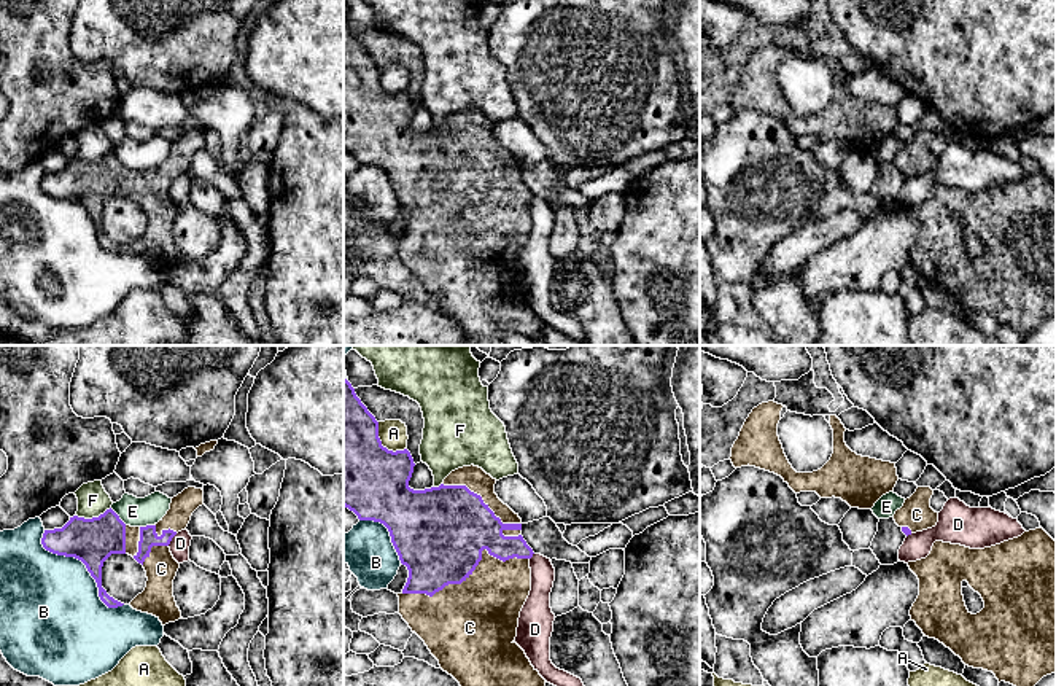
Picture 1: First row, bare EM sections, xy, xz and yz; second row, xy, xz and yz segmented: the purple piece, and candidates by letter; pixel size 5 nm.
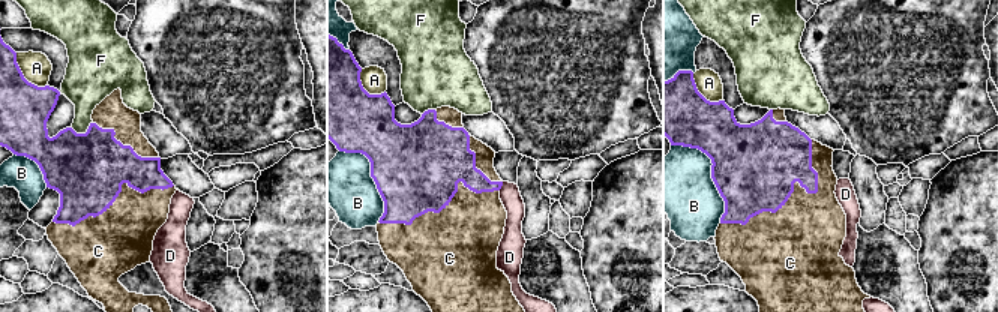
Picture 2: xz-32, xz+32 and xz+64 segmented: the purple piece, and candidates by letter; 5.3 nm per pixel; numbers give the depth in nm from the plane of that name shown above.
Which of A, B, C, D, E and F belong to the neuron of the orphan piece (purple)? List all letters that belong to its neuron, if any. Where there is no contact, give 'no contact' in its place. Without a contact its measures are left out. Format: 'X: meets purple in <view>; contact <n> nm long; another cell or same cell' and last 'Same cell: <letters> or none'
A: meets purple in xz; contact 200 nm long; another cell
B: meets purple in xy; contact 550 nm long; another cell
C: meets purple in xz; contact 650 nm long; same cell
D: meets purple in xy; contact 80 nm long; another cell
E: meets purple in xy; contact 120 nm long; another cell
F: meets purple in xy; contact 190 nm long; another cell
Same cell: C

